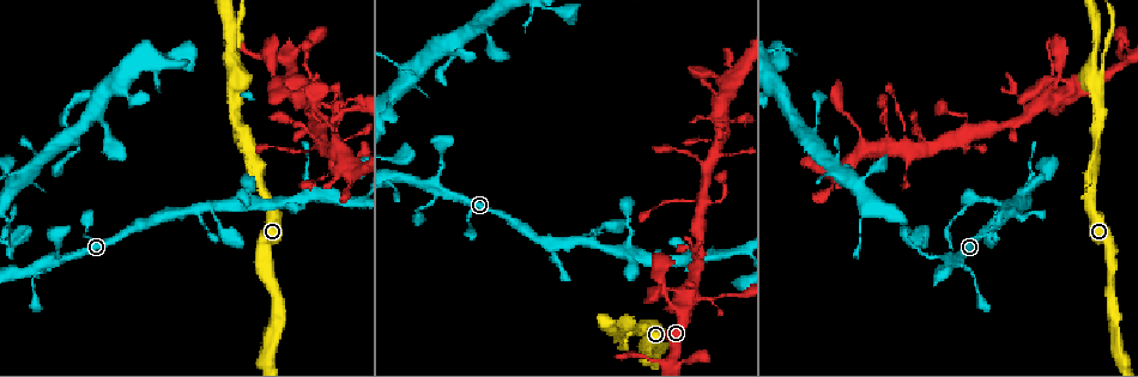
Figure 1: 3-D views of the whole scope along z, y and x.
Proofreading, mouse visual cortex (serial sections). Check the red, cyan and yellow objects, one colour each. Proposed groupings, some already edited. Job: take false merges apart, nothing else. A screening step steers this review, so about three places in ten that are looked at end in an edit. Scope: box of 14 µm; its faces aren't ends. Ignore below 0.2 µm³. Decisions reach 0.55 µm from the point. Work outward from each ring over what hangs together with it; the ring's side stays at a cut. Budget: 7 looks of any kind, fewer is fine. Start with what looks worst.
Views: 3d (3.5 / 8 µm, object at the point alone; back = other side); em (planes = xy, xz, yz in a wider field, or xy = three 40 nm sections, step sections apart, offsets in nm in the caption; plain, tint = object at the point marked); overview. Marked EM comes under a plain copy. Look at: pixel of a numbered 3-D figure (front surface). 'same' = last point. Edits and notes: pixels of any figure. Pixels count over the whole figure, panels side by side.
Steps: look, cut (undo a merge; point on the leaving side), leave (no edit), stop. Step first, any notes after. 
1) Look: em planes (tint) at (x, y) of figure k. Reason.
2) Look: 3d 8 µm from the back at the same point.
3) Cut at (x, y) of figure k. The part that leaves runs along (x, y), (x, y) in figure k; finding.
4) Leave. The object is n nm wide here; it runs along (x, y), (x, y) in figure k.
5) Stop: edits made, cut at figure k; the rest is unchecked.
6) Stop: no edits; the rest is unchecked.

Look: 3d 3.5 µm at (237, 91) of figure 1. Two arms at a narrow angle.

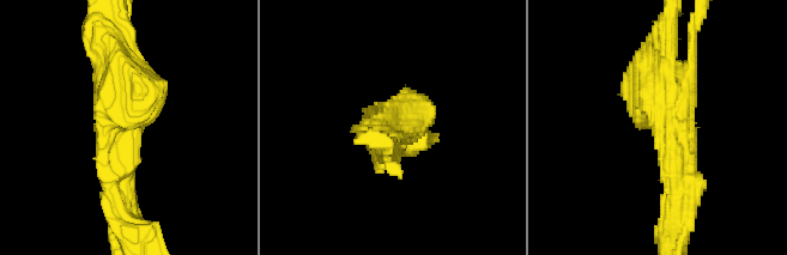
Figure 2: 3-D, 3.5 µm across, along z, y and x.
Look: em xy step 5 (tint) at (117, 123) of figure 2.

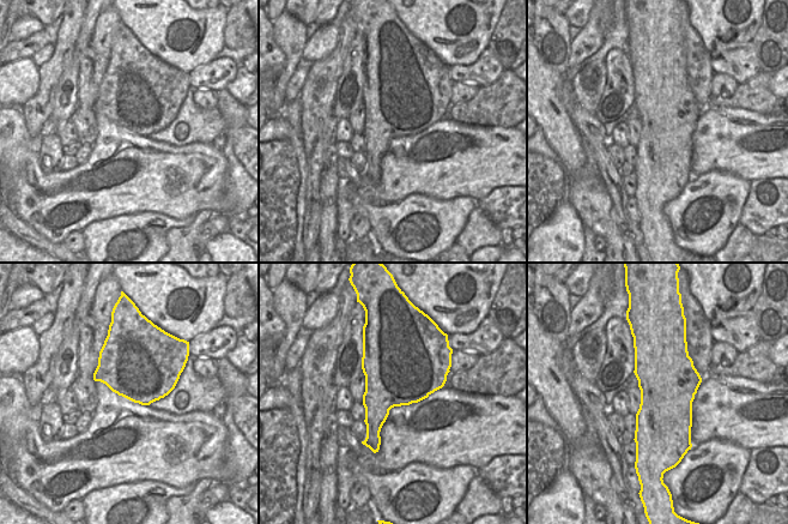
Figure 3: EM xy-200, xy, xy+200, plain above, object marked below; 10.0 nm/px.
Cut at (144, 82) of figure 2. The object is 650 nm wide here; two cells meet here.

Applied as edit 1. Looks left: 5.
Look: 3d 3.5 µm at (920, 146) of figure 1. A fork.

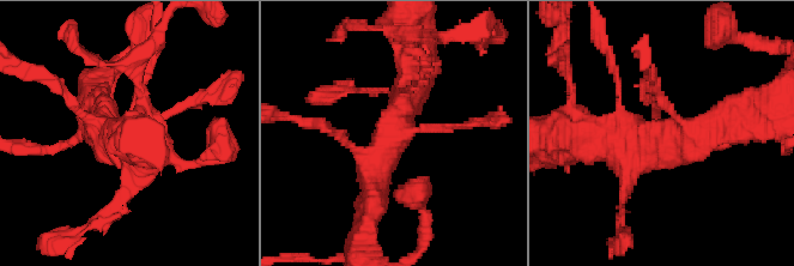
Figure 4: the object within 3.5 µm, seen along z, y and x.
Look: em planes (tint) at (395, 133) of figure 4. Now the EM.

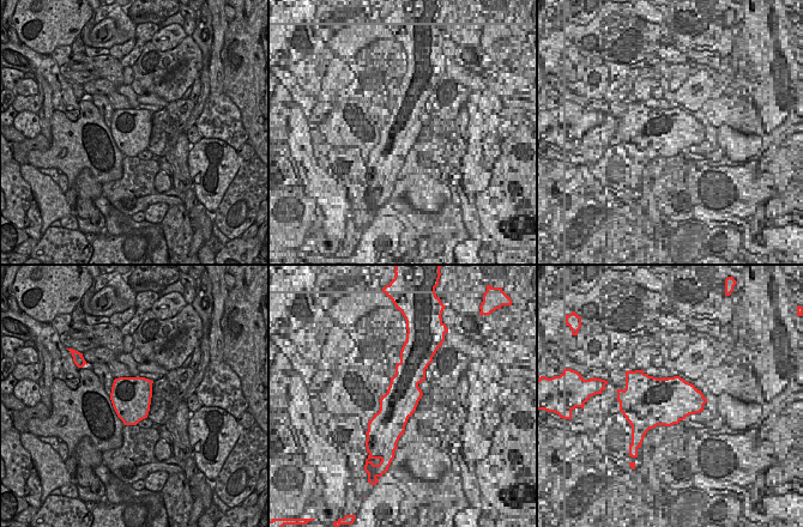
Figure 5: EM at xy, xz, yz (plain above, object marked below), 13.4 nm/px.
Look: em xy step 5 (tint) at the same point.

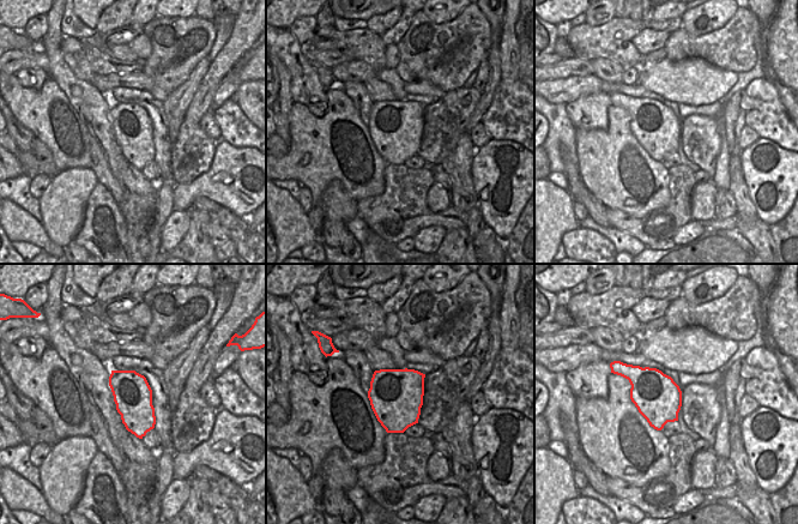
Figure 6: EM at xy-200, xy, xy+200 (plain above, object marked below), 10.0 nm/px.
Leave. All the same cell.

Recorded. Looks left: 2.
Look: 3d 3.5 µm at (339, 145) of figure 1. Small branch off a trunk.

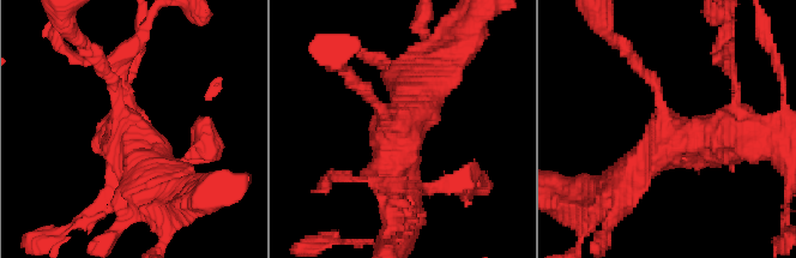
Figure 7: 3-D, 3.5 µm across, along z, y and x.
Look: em planes (tint) at (679, 131) of figure 7. Need the tissue.

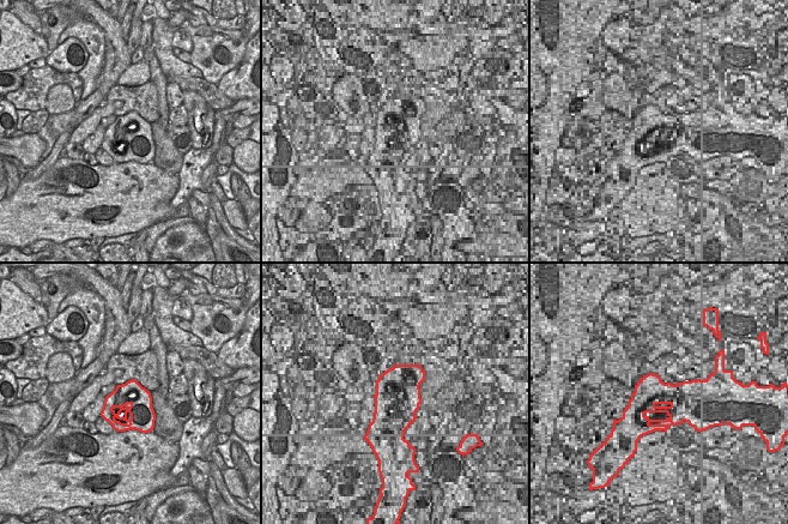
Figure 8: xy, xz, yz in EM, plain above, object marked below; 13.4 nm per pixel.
Leave. The object is 600 nm wide here; it runs along (754, 140), (680, 133), (619, 178) in figure 7; continuous, no second cell.

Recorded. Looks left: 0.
Stop: edits made, cut at figure 2; the rest is unchecked.

